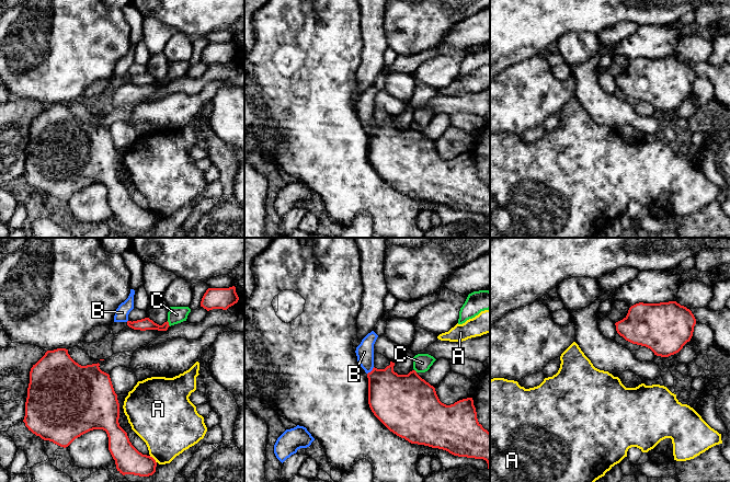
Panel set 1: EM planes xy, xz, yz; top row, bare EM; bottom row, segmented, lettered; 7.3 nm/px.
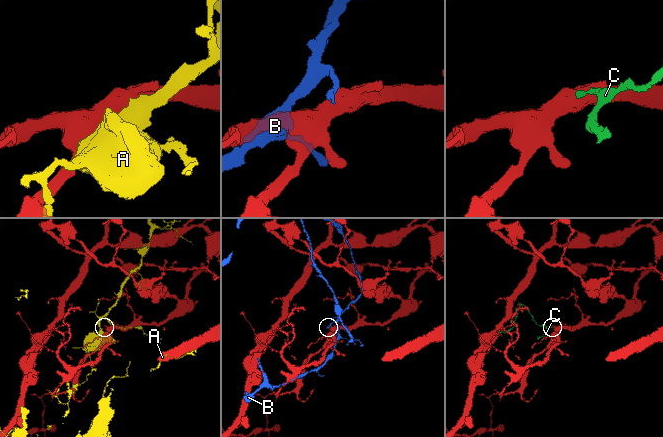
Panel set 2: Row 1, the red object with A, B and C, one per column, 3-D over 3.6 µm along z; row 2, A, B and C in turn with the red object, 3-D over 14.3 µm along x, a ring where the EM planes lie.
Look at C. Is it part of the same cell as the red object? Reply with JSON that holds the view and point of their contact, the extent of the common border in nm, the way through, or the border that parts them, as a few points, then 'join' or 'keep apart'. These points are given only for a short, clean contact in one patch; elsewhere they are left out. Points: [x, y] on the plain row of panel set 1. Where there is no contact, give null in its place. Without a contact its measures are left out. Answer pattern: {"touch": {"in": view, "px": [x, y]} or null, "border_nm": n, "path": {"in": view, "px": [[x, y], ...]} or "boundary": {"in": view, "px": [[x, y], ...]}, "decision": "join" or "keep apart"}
{"touch": {"in": "xy", "px": [168, 78]}, "border_nm": 50, "boundary": {"in": "xy", "px": [[167, 76], [170, 80]]}, "decision": "keep apart"}

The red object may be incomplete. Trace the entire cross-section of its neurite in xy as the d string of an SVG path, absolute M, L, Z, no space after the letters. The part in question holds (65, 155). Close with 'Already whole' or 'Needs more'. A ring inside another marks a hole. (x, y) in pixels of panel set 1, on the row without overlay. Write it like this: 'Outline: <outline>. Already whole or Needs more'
Outline: M66 103L47 105L31 123L27 152L25 157L25 181L44 195L53 196L60 202L68 202L76 193L93 185L103 184L109 192L109 205L115 215L116 223L123 230L134 229L149 231L156 227L156 215L139 207L129 196L127 187L119 181L119 158L114 146L110 129L100 124L100 118L81 120L76 117Z. Already whole

